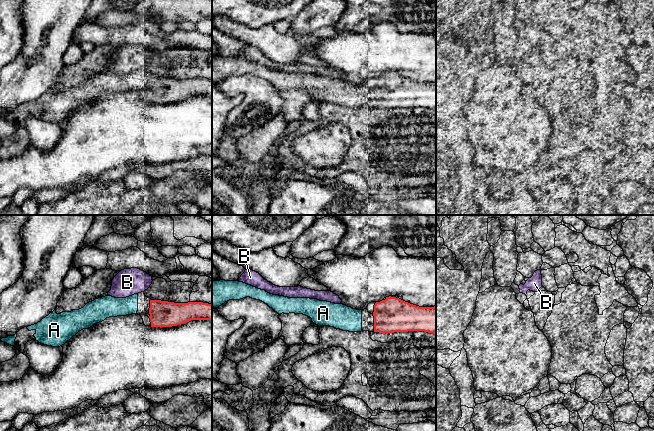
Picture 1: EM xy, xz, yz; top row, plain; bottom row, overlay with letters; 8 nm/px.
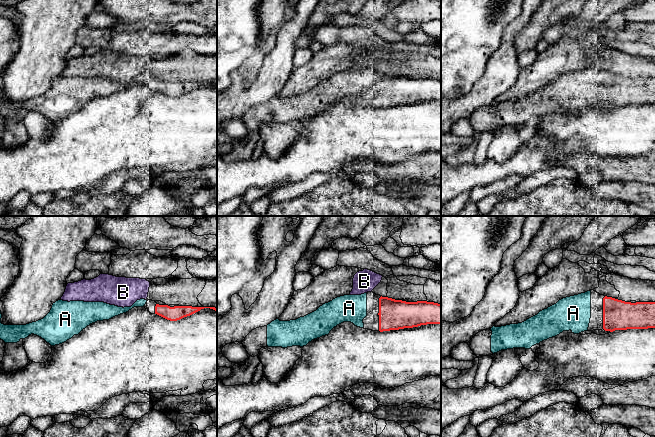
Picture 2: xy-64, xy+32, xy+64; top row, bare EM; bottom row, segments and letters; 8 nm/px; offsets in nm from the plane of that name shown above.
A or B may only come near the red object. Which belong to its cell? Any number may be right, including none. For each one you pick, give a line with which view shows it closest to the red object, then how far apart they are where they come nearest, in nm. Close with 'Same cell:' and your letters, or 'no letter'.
A: Closest in xy. Distance 100 nm
Same cell: A

